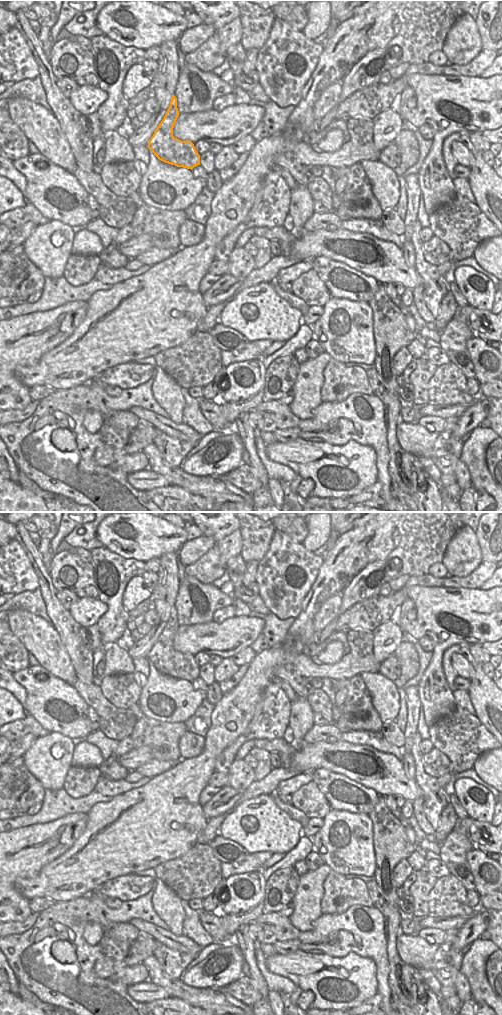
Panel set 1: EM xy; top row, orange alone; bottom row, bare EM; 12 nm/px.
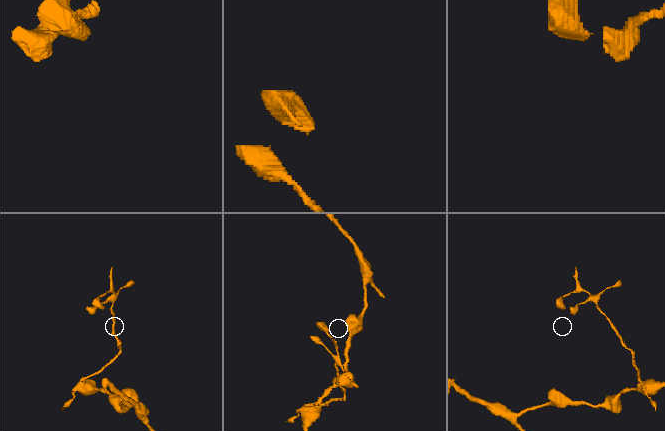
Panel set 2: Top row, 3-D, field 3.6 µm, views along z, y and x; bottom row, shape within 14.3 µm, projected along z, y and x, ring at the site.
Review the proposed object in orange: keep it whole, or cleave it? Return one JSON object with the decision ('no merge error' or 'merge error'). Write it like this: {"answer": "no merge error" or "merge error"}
{"answer": "no merge error"}

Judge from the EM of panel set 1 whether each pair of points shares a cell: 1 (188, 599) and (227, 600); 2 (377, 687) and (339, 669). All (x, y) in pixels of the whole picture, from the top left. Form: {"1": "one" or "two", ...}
{"1": "one", "2": "two"}

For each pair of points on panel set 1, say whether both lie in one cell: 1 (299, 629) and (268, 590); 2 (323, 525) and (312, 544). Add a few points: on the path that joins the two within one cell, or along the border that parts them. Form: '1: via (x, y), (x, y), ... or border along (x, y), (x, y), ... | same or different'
1: border along (304, 596), (301, 602), (301, 611), (295, 618) | different
2: via (319, 530), (315, 539) | same

